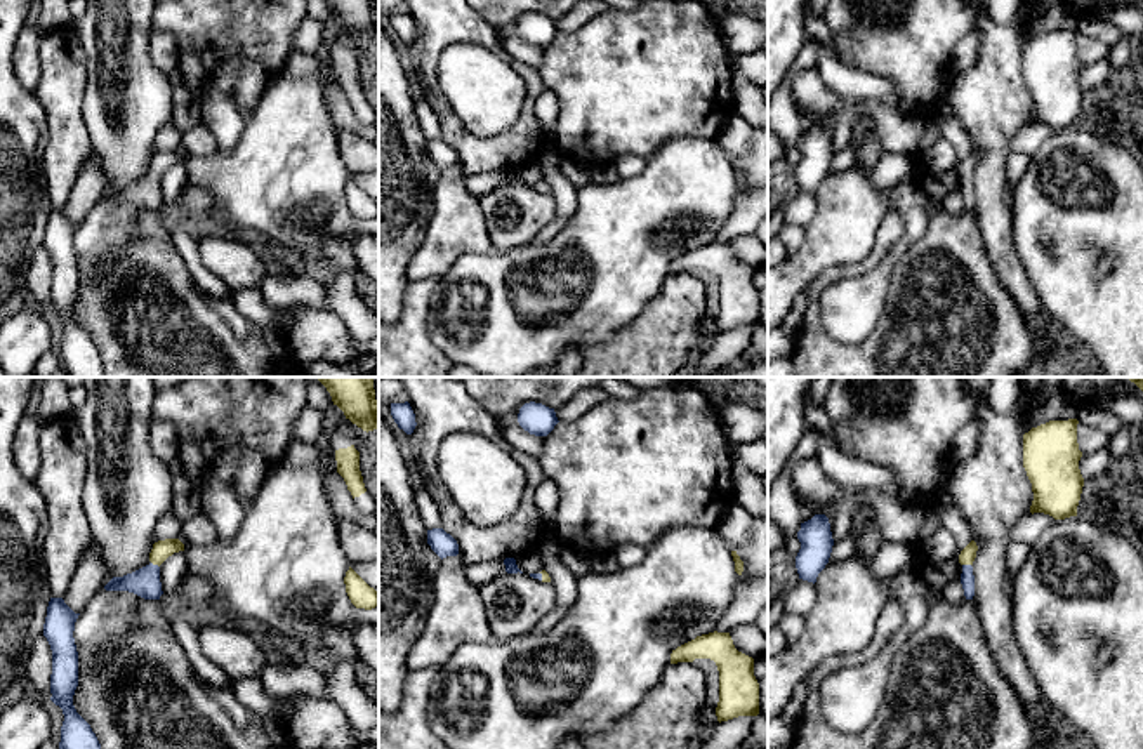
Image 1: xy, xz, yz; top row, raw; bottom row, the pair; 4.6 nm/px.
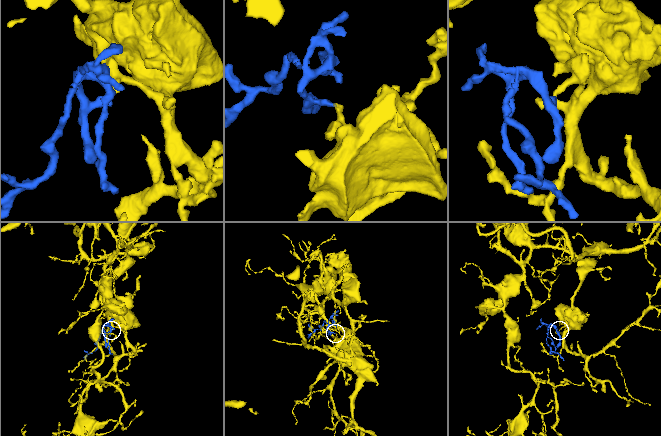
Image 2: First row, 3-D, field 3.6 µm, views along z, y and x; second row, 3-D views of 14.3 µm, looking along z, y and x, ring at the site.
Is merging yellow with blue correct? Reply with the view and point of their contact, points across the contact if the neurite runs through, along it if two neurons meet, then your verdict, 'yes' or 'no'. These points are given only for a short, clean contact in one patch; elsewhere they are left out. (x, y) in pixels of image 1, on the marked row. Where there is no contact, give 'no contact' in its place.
meets yellow in xy at (155, 563); runs through xy (162, 550), (155, 563), (145, 583); yes

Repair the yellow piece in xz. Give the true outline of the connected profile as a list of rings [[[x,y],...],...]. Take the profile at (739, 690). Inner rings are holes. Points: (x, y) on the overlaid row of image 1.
[[[709,633],[677,646],[671,664],[710,659],[719,671],[717,721],[759,714],[759,683],[754,676],[754,659],[738,652],[730,633]]]

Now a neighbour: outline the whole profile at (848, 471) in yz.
[[[820,433],[816,459],[823,473],[844,488],[874,488],[886,497],[898,497],[898,480],[886,467],[836,448],[834,440]]]

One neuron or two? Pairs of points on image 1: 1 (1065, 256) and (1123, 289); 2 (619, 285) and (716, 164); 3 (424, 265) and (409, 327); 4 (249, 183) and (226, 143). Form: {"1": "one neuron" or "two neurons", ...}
{"1": "one neuron", "2": "one neuron", "3": "two neurons", "4": "two neurons"}

